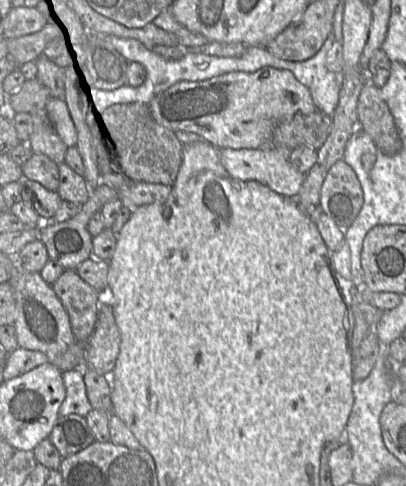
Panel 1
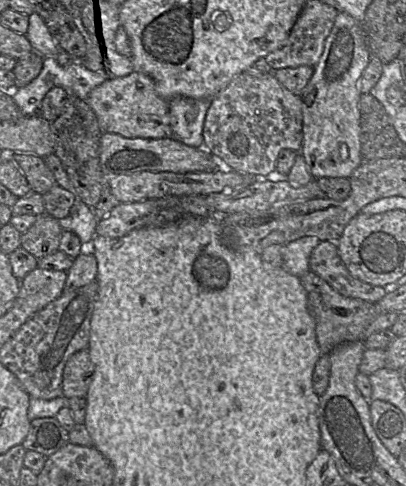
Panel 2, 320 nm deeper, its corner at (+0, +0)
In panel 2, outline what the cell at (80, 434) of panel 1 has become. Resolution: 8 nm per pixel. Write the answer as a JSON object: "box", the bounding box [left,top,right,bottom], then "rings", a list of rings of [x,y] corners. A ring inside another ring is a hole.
{"box":[21,417,69,457],"rings":[[[56,417],[31,420],[28,435],[21,443],[26,450],[33,450],[48,457],[69,442],[69,432]]]}

